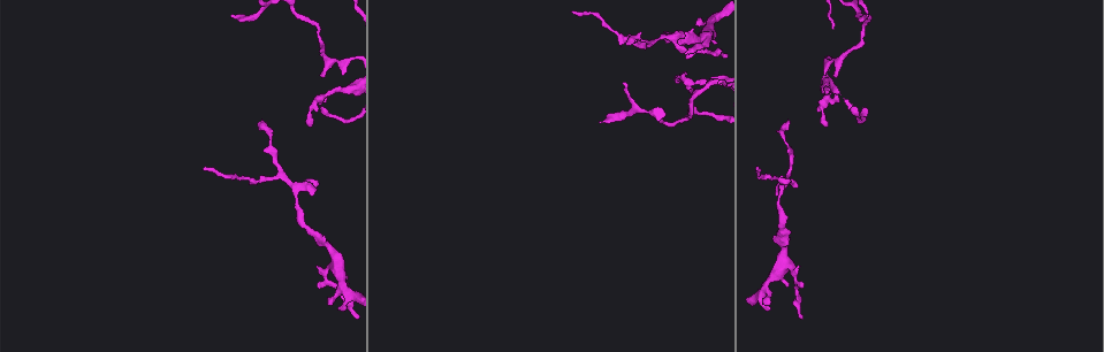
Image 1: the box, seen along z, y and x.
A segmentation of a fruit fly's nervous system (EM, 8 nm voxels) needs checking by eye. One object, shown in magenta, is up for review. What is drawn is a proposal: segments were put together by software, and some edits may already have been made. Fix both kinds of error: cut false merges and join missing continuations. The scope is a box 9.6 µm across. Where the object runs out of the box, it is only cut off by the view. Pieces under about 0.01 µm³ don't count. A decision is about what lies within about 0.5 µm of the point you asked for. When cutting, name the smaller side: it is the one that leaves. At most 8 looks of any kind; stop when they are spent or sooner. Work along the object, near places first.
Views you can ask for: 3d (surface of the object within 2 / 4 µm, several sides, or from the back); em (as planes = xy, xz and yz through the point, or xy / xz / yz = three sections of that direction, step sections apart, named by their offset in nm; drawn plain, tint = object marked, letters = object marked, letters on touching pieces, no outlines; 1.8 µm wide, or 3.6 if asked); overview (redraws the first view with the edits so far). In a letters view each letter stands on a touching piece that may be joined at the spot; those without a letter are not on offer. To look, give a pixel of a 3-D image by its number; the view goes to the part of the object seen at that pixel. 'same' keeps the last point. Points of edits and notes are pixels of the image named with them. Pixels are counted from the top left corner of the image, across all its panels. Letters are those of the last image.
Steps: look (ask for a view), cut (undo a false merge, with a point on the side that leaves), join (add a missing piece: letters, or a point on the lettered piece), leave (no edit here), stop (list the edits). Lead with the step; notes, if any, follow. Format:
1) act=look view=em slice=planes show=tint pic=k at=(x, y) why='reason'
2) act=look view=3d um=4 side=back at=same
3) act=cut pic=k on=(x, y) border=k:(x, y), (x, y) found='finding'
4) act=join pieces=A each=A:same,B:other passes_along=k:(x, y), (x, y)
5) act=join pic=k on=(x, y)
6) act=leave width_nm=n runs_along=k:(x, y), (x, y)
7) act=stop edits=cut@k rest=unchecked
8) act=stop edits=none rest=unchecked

act=look view=em slice=planes show=letters pic=1 at=(697, 18) why='an open end'

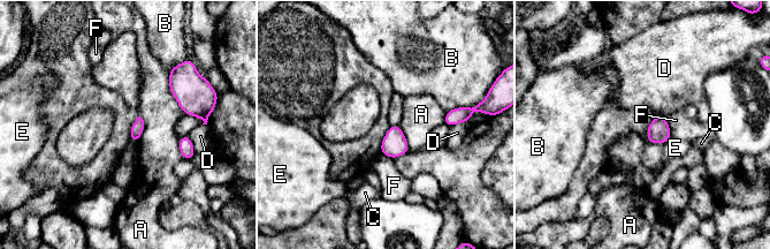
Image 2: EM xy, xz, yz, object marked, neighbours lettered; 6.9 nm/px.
act=leave width_nm=90 each=A:other,B:other,C:other,D:other,E:other,F:other border=2:(167, 72), (170, 93), (184, 113) found='no lettered piece goes on from it'

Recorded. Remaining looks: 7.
act=look view=3d um=2 pic=1 at=(651, 42) why='four arms meet'

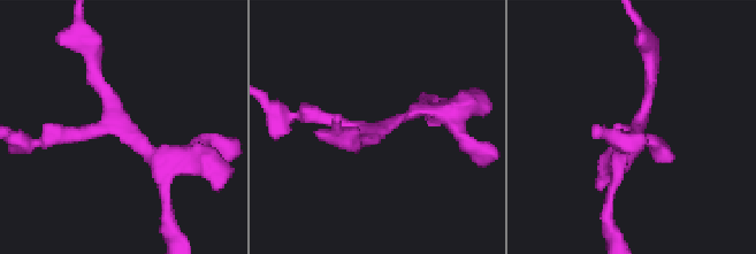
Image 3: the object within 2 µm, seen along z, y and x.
act=look view=em um=3.6 slice=xz step=16 show=tint pic=3 at=(386, 124) arms=4 why='need the tissue'

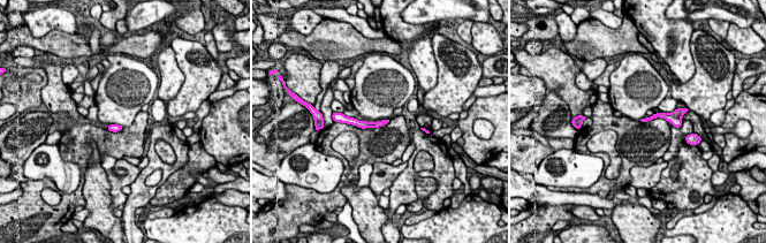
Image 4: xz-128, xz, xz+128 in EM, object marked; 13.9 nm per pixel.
act=look view=em um=3.6 slice=xy step=16 show=letters at=same

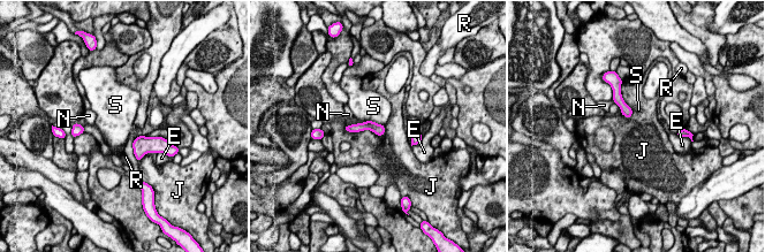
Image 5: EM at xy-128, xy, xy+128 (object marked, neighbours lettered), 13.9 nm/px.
act=leave each=E:other,J:other,N:other,R:other,S:other border=5:(361, 122), (375, 121), (384, 126) found='continuous, no second neuron'

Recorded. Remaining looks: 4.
act=look view=em slice=planes show=letters pic=1 at=(310, 124) why='an open end'

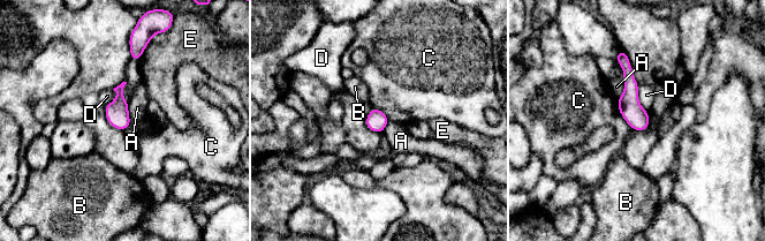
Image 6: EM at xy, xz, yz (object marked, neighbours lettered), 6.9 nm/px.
act=leave width_nm=150 longest_contact=C:240nm each=A:other,B:other,C:other,D:other,E:other found='none of them fits'

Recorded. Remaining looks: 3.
act=stop edits=none rest=unchecked

